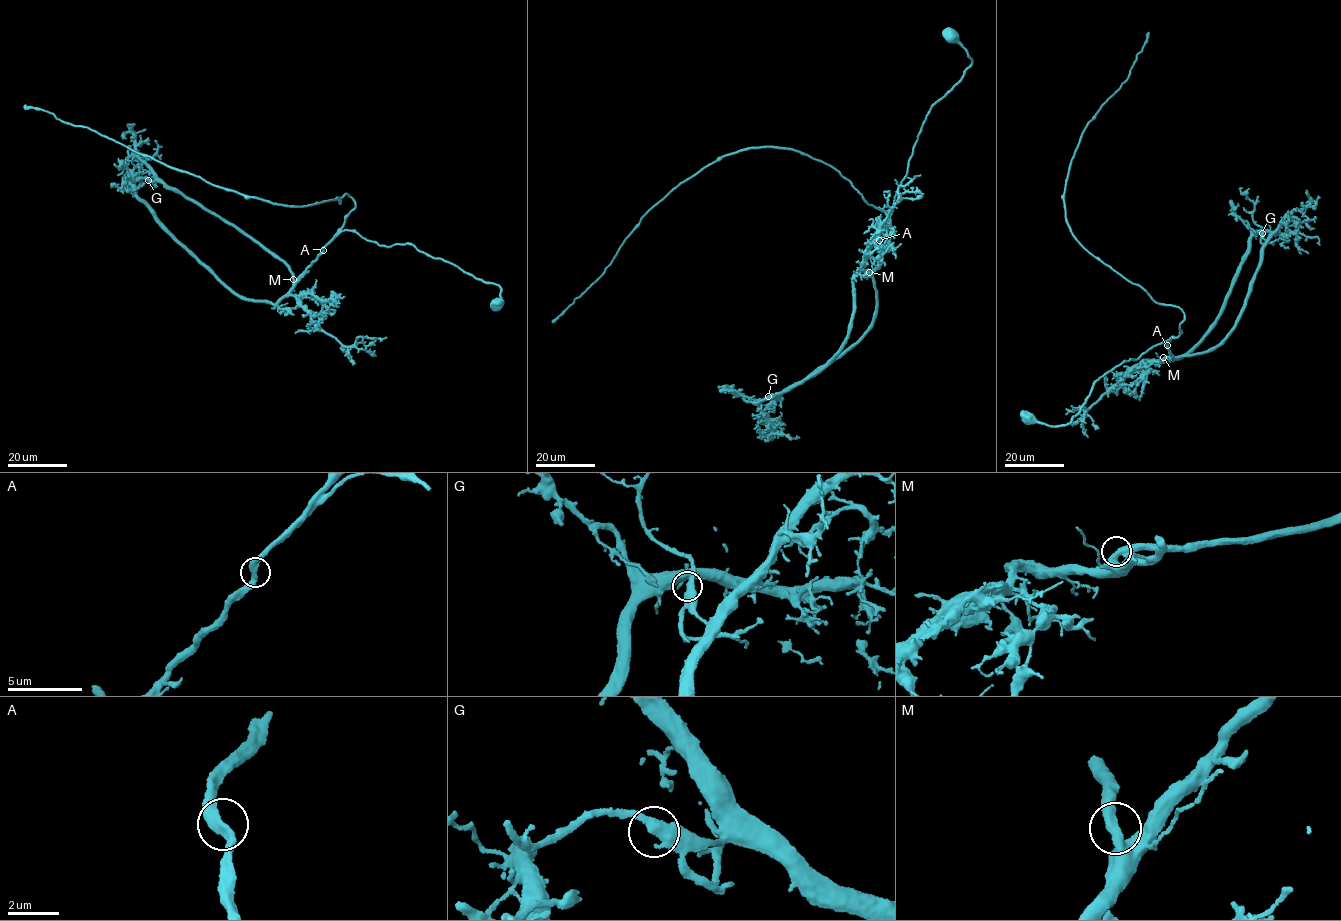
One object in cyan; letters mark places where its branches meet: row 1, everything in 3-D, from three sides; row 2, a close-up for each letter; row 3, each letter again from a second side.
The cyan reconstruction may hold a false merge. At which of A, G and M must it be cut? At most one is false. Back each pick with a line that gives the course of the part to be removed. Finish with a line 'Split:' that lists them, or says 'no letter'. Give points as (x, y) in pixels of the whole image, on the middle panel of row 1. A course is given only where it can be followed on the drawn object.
Split: no letter

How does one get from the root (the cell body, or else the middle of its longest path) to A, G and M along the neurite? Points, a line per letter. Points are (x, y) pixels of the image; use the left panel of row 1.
A: (496, 305), (499, 307), (501, 298), (497, 285), (410, 243), (380, 245), (346, 229), (323, 249)
G: (496, 305), (497, 285), (410, 243), (380, 245), (351, 230), (336, 235), (294, 280), (254, 238), (148, 180)
M: (496, 305), (501, 298), (497, 285), (410, 243), (380, 245), (351, 230), (336, 235), (293, 279)

